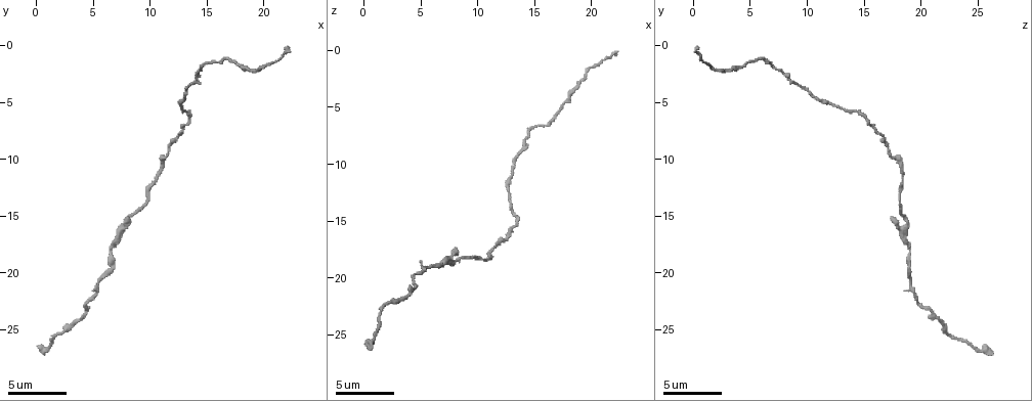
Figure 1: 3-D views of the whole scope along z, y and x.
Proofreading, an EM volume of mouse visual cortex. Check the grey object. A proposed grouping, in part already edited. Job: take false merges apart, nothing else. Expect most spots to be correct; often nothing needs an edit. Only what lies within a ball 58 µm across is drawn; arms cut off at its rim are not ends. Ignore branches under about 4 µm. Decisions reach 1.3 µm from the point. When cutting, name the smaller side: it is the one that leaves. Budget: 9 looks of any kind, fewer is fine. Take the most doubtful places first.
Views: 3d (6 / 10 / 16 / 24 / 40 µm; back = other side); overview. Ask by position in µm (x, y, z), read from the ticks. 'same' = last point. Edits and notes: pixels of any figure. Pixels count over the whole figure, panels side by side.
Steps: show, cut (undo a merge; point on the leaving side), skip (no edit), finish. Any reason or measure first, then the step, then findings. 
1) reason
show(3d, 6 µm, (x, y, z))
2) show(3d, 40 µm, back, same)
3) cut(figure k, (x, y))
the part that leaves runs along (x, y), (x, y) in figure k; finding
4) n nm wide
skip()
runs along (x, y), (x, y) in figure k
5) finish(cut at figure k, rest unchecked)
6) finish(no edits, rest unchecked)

show(3d, 6 µm, (14.4, 2.4, 7.6))

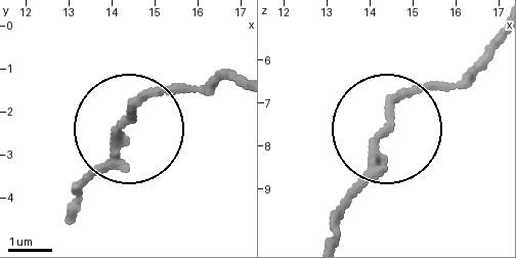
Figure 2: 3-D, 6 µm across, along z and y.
skip()
continuous, no second neuron

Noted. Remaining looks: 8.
show(3d, 10 µm, (11.6, 9.4, 17.4))

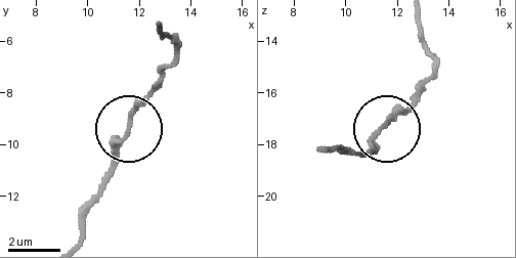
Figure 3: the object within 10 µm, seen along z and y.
side arm 27 µm
skip()
one neuron here

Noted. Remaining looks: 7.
thick turns thin
show(3d, 6 µm, (18.0, 1.6, 4.6))

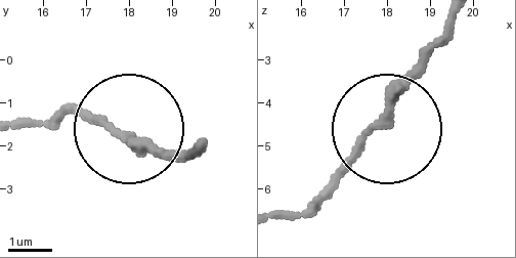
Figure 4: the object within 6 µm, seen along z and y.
skip()
runs along (26, 126), (81, 115), (122, 137), (187, 147) in figure 4; one neuron here

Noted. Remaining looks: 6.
thin neck
show(3d, 10 µm, (6.6, 18.4, 19.0))

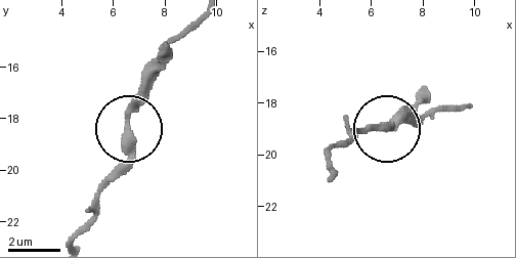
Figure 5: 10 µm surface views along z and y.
other side
show(3d, 10 µm, back, same)

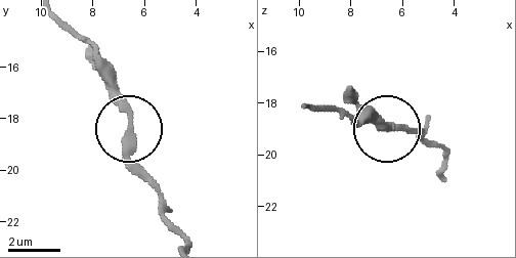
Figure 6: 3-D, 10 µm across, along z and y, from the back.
skip()
runs along (61, 17), (92, 50), (127, 123), (129, 163), (152, 186) in figure 6; one neuron here

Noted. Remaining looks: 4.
finish(no edits, rest unchecked)

